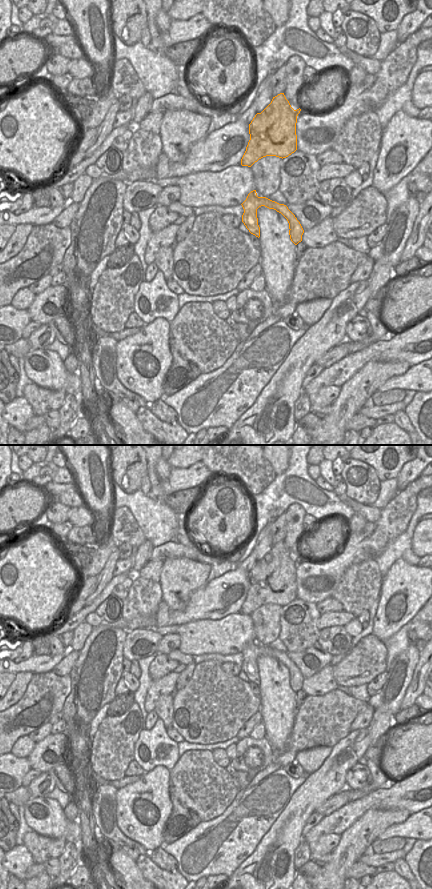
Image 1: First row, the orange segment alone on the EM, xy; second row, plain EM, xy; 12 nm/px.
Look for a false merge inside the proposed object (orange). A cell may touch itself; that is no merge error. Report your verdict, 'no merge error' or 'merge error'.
merge error

